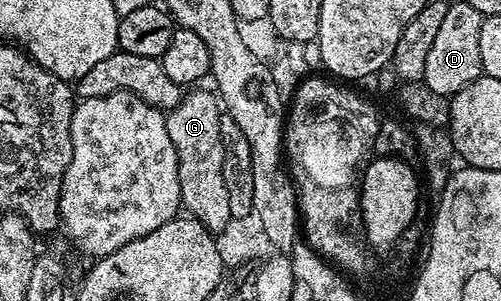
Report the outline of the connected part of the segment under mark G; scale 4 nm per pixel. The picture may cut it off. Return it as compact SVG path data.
M204 88L189 89L178 105L167 111L166 132L170 132L170 144L174 144L174 152L178 156L181 207L207 230L217 232L226 228L233 218L226 180L222 180L222 106L211 89L200 89Z

